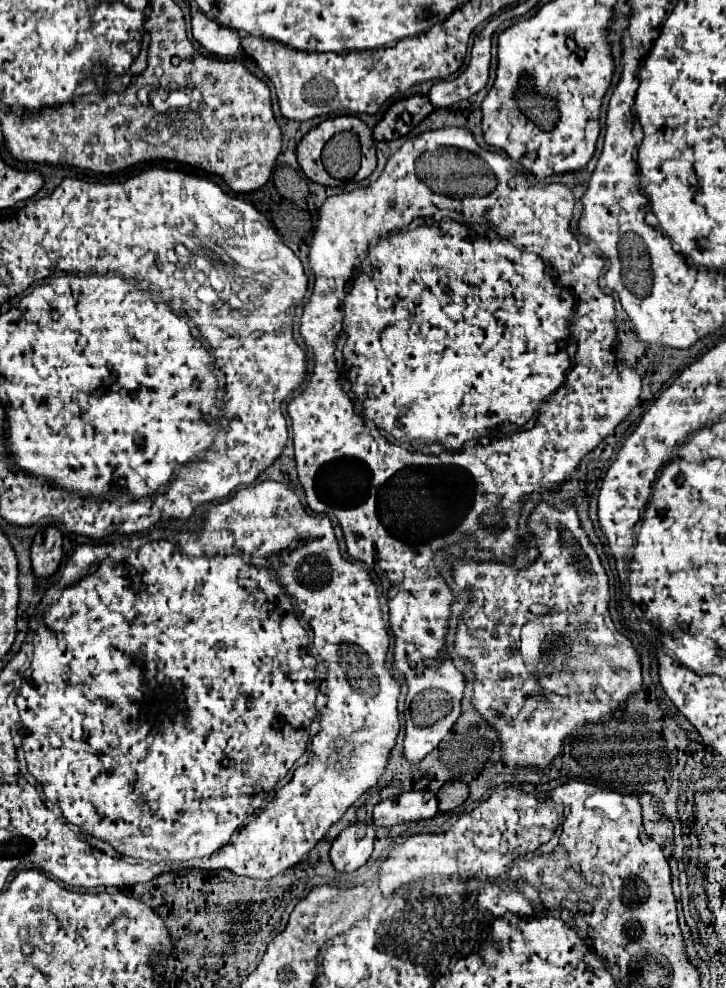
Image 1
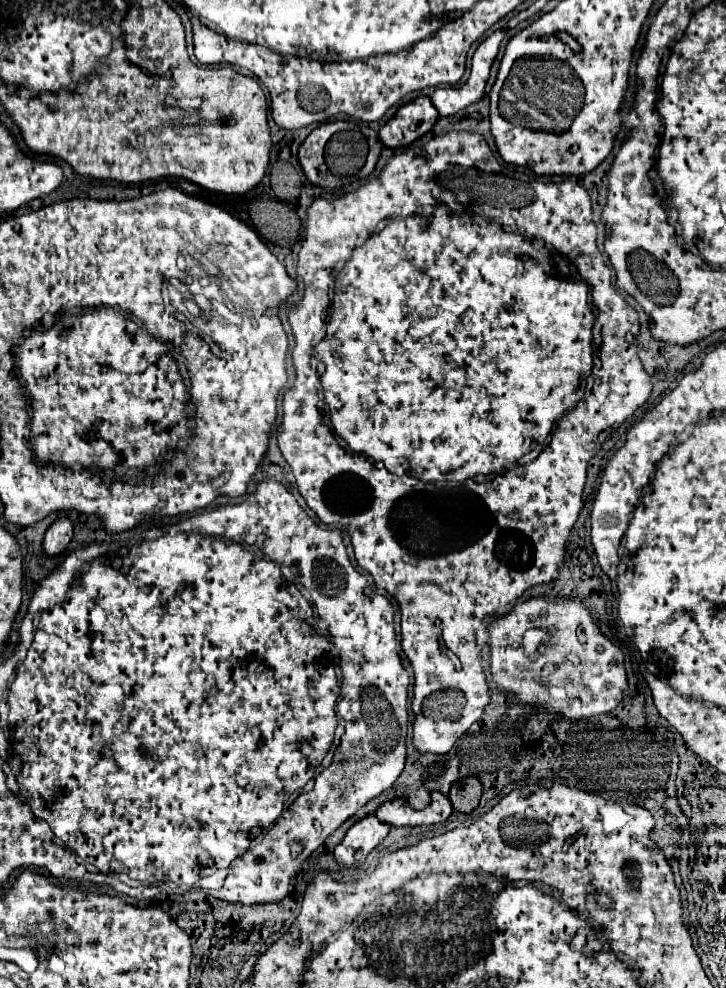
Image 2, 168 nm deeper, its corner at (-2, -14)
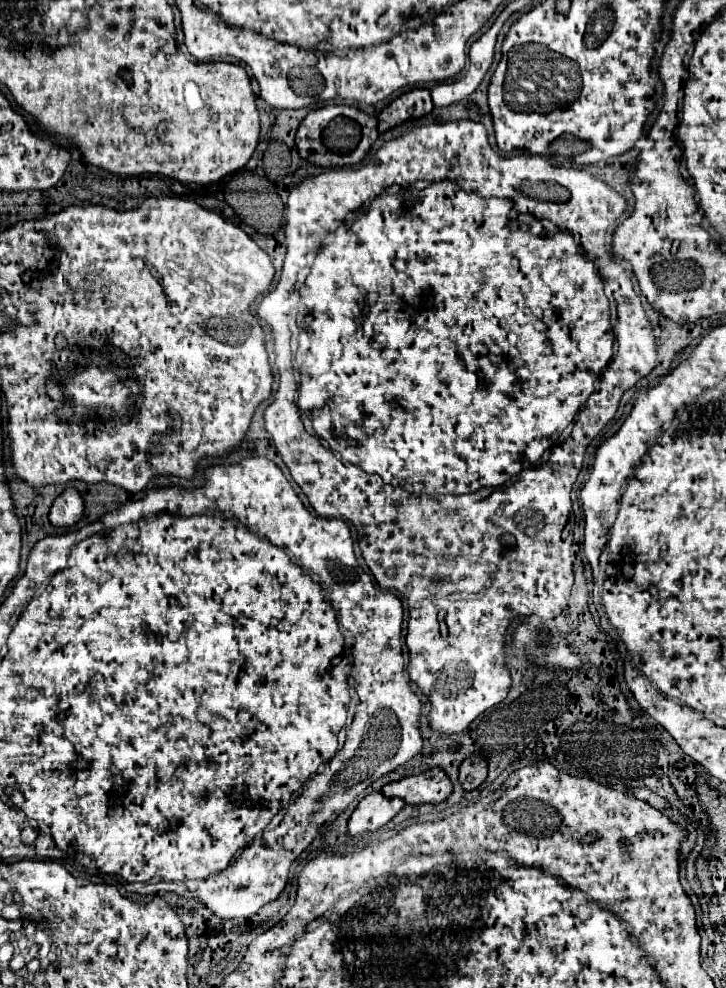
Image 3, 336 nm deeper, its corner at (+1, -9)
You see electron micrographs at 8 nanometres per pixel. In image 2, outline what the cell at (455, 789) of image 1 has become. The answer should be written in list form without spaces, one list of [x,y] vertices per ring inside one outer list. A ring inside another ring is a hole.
[[[465,778],[461,782],[455,782],[449,792],[449,800],[453,804],[455,812],[471,814],[481,798],[481,782],[477,778]]]

